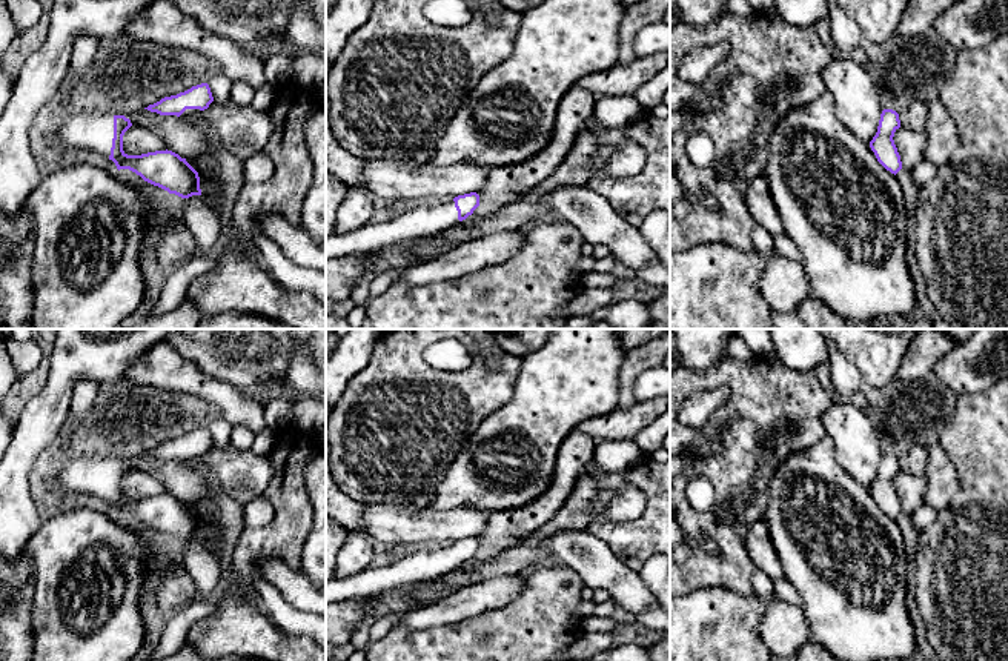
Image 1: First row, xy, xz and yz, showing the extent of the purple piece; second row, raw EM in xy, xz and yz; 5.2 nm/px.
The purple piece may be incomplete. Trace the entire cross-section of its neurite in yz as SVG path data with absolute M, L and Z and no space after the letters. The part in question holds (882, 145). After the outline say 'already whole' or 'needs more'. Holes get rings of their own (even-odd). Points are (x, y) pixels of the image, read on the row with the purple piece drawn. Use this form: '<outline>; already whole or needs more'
M884 109L880 114L877 132L870 141L870 148L874 152L877 161L894 175L902 169L900 155L893 140L894 132L899 128L899 114L893 109Z; already whole

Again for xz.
M470 192L449 203L418 206L392 221L370 223L356 232L332 234L326 237L326 260L373 252L404 240L439 234L466 220L478 206L479 195Z; needs more

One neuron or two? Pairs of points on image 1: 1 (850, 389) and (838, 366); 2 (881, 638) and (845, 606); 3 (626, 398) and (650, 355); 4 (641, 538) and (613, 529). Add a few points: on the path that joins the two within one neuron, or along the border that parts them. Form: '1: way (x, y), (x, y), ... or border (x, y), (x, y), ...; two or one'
1: way (847, 383), (842, 372); one
2: way (872, 629), (855, 612); one
3: way (626, 388), (627, 375), (639, 363); one
4: way (635, 538), (623, 538), (620, 535); one

